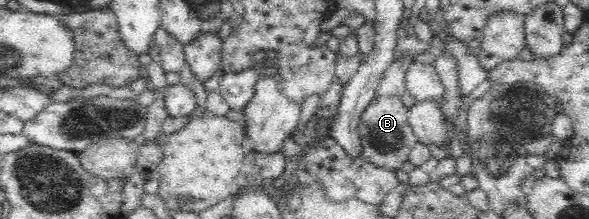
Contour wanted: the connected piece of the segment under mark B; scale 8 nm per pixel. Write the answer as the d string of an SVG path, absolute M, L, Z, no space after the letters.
M378 96L370 103L370 106L363 112L358 125L363 155L384 170L400 170L404 161L409 158L411 149L419 141L413 129L408 123L409 108L404 106L401 97Z

